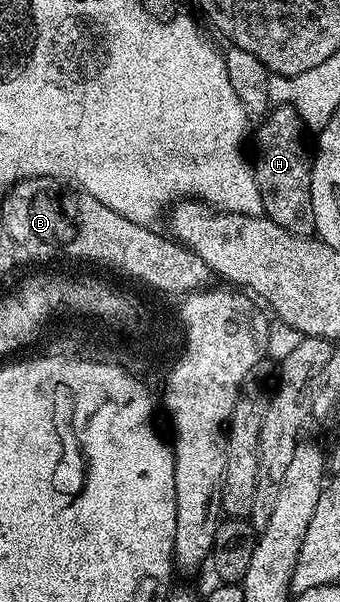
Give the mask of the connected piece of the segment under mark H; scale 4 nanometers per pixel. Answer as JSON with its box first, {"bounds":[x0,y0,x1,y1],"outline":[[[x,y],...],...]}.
{"bounds":[253,105,315,237],"outline":[[[279,105],[274,108],[262,120],[259,132],[254,132],[255,159],[253,155],[253,170],[257,181],[257,193],[261,193],[261,205],[263,215],[273,220],[281,229],[285,229],[290,235],[311,237],[315,235],[315,218],[313,217],[313,201],[311,200],[311,165],[313,162],[312,152],[307,152],[307,139],[303,122],[292,107]]]}

